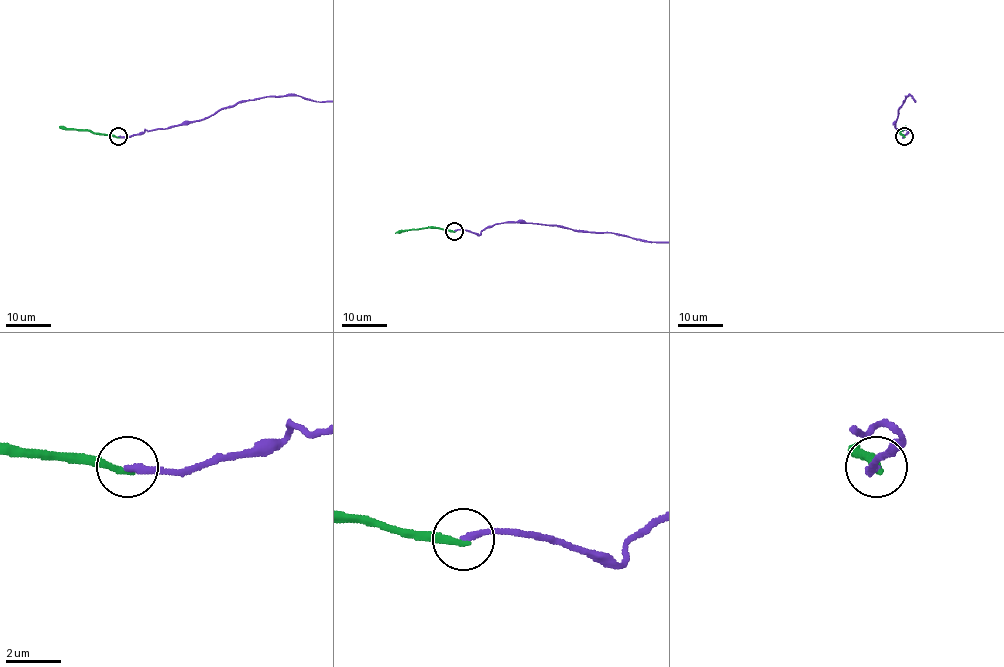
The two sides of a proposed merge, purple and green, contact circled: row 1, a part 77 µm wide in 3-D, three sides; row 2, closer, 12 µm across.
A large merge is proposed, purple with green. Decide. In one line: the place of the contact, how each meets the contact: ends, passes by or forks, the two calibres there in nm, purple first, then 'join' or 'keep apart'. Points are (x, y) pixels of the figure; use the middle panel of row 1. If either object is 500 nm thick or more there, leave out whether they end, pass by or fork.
(454, 231) | purple ends | green ends | 260/280 nm | keep apart

